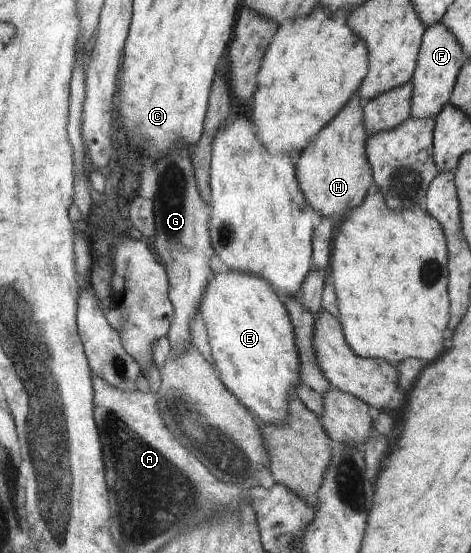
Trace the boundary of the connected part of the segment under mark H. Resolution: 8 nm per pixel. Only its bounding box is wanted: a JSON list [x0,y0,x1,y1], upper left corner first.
[299,96,373,222]

